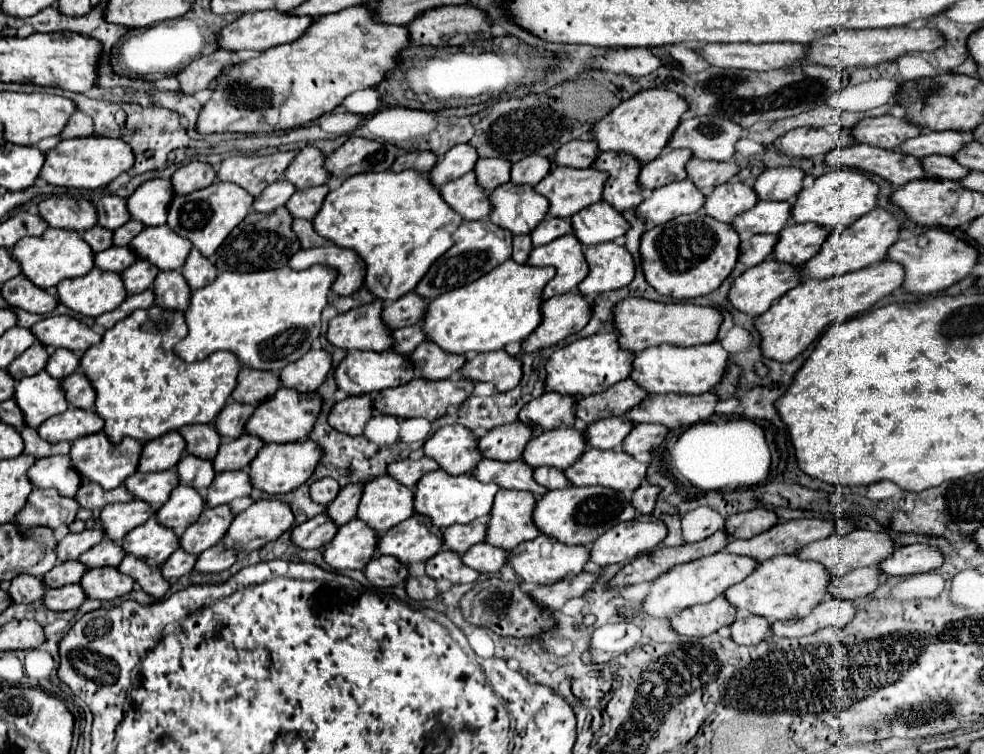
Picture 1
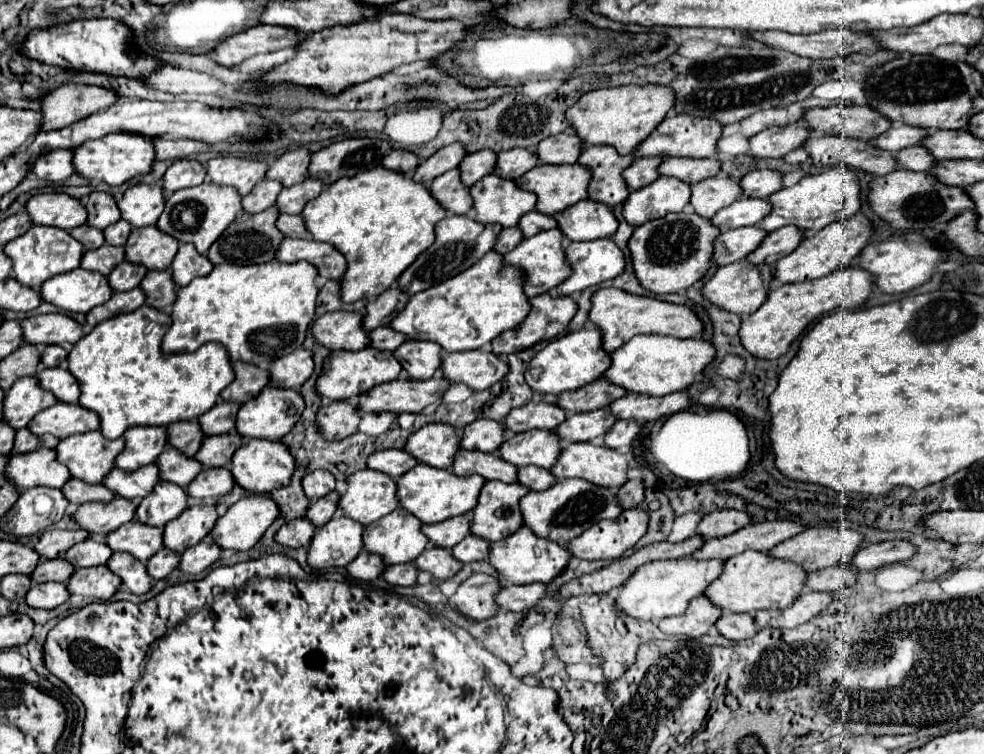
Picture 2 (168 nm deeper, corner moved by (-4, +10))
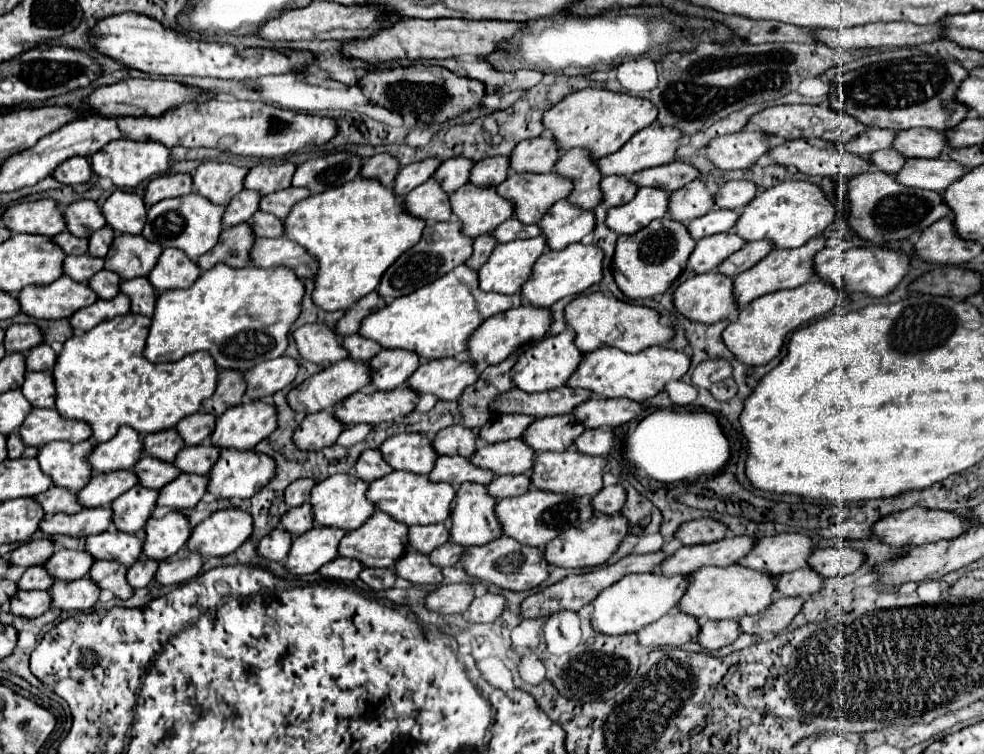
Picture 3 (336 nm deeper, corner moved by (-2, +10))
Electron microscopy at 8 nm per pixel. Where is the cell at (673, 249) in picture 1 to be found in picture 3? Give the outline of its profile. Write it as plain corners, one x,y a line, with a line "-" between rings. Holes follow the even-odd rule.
671,217
655,219
651,225
635,235
621,235
613,259
613,275
619,289
631,299
645,299
663,295
687,269
687,261
695,249
695,239
689,235
687,225

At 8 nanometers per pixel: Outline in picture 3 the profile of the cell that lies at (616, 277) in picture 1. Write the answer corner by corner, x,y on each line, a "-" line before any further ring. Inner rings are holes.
571,243
561,251
545,251
535,263
531,281
523,285
521,295
527,299
527,303
537,307
551,307
567,295
579,295
603,279
603,257
603,249
583,243

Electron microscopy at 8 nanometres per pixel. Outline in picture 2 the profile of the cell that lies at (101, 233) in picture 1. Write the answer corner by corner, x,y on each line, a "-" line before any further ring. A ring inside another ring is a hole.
81,225
81,227
75,227
69,231
69,235
73,239
77,239
85,249
99,249
105,239
103,239
103,231
95,229
95,227
89,227
89,225

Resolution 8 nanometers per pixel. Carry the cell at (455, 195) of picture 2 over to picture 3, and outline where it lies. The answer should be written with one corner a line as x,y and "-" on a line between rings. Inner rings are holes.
431,177
405,197
405,207
411,215
425,221
451,221
453,209
449,195
443,191
441,183

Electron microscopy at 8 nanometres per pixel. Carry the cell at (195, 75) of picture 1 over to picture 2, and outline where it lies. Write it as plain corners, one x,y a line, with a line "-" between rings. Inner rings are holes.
257,25
247,31
241,31
215,47
215,61
221,65
239,65
245,59
271,53
283,47
295,47
301,39
295,29
283,29
281,25

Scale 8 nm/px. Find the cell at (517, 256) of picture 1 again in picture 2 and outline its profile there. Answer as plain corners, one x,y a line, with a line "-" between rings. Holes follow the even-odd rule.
507,227
507,229
503,229
503,231
499,233
497,245
493,247
493,251
505,255
505,253
509,253
511,249
515,249
515,247
521,243
521,239
523,239
523,235
521,235
519,227

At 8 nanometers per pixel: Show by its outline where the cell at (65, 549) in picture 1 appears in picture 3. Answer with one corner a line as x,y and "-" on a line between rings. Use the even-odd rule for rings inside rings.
35,539
29,543
19,545
11,553
11,565
21,565
21,567
33,567
33,565
45,565
55,551
55,545
51,539

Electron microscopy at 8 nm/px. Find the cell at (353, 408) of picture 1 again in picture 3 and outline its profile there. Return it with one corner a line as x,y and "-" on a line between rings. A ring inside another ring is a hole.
319,411
307,415
299,423
293,441
303,451
319,451
323,447
331,447
343,433
343,429
343,423
339,423
333,411

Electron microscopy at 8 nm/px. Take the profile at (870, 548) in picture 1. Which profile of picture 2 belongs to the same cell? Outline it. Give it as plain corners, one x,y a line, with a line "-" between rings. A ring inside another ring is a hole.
809,527
801,533
797,533
795,537
775,545
767,555
775,557
775,559
793,561
793,563
801,565
805,571
819,571
825,567
841,565
843,561
851,559
857,553
861,543
863,543
863,537
857,531
837,531
833,527

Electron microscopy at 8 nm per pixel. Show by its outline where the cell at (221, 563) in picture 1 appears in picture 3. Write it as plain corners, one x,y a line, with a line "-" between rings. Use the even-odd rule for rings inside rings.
183,547
183,549
179,549
179,553
175,553
175,557
161,561
161,565
155,573
155,581
161,585
185,583
185,581
197,577
201,567
203,567
203,557
199,553

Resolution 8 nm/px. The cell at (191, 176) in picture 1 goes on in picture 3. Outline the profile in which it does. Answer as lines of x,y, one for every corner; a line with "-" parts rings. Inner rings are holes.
165,173
159,175
155,179
151,179
151,183
147,185
147,193
145,193
145,205
151,207
163,199
169,197
179,197
179,195
187,195
193,189
193,177
189,173

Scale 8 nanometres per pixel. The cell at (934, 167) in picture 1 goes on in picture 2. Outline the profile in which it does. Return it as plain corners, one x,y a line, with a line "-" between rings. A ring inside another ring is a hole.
913,145
909,149
901,149
897,153
897,165
903,169
913,169
913,171
929,171
933,167
933,155
921,147

